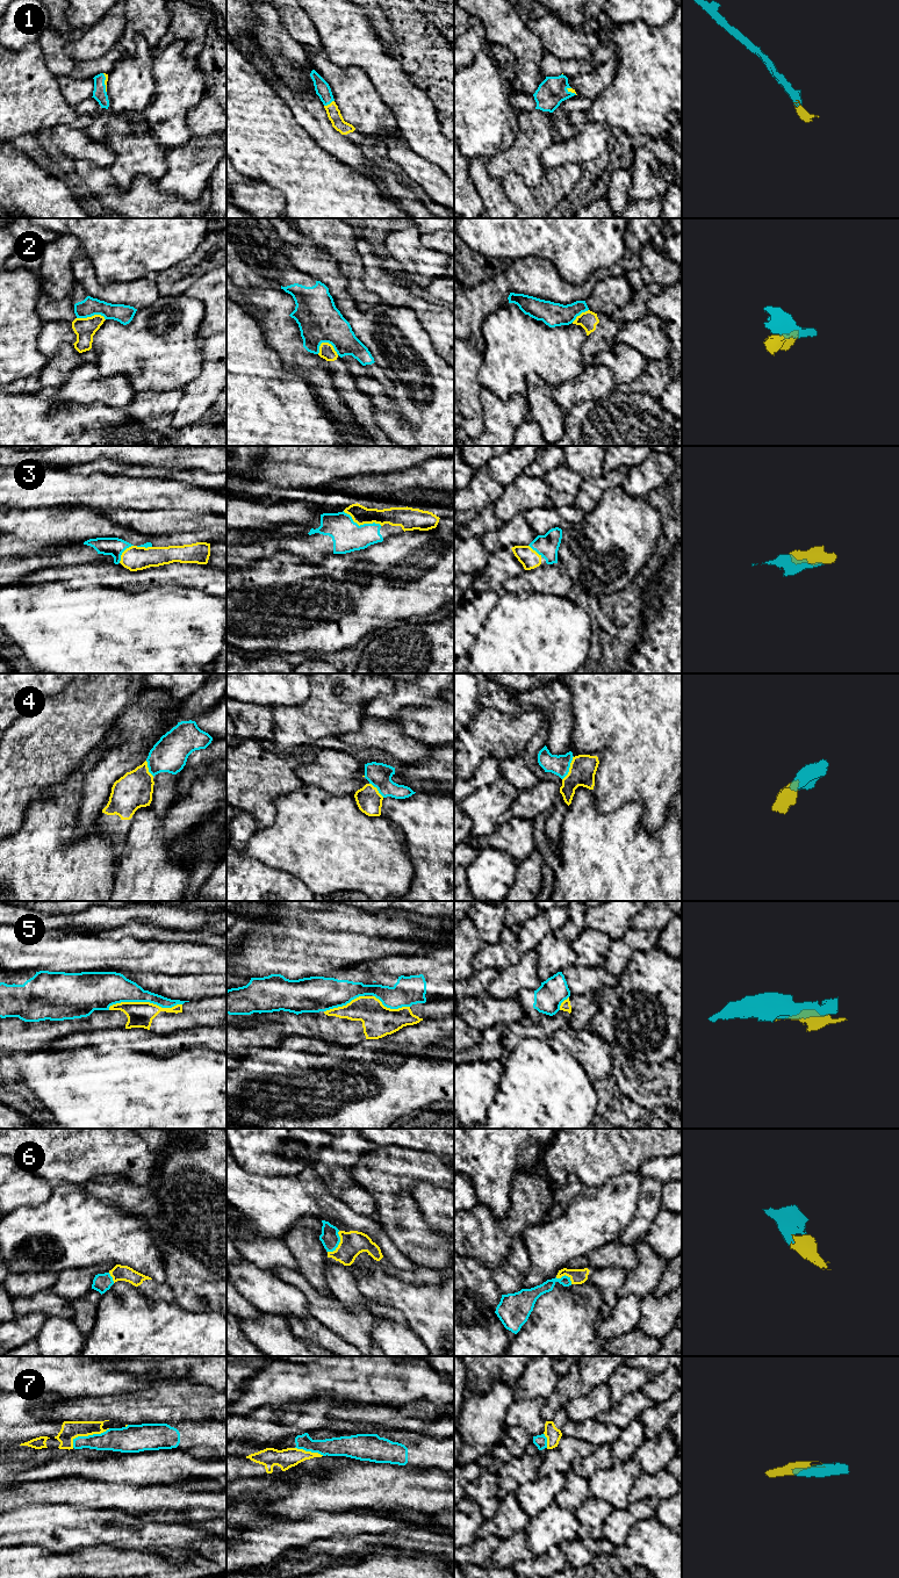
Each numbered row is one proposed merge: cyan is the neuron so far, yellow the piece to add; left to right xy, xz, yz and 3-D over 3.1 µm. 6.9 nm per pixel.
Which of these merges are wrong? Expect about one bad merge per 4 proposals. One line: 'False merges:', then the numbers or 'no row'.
False merges: 2, 5

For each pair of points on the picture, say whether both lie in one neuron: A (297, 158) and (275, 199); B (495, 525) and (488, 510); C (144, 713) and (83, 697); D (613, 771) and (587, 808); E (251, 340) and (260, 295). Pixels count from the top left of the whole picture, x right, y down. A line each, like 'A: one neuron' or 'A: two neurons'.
A: two neurons
B: one neuron
C: two neurons
D: two neurons
E: two neurons

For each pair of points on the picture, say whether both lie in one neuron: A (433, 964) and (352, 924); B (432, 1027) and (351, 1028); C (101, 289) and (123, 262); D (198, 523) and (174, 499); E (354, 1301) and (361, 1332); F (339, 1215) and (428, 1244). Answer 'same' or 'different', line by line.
A: different
B: different
C: different
D: different
E: different
F: different

